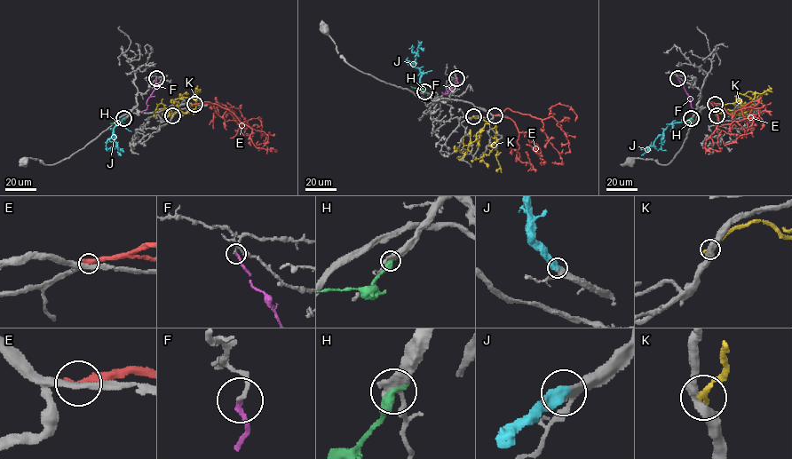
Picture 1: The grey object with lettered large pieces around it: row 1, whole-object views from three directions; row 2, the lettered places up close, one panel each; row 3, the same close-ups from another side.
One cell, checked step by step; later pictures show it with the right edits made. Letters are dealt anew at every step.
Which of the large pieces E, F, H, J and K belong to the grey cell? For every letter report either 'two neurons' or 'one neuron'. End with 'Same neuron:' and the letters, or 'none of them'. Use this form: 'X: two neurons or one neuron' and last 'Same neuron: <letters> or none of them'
E: two neurons
F: two neurons
H: two neurons
J: one neuron
K: two neurons
Same neuron: J

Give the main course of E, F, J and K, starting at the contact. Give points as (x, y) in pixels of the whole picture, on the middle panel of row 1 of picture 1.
E: (494, 115), (510, 108), (542, 119), (551, 116), (561, 126), (566, 139), (566, 133), (557, 125), (558, 123)
F: (456, 78), (457, 83), (447, 93), (441, 92)
J: (424, 91), (421, 86), (421, 72), (413, 64), (417, 48), (420, 48), (418, 42)
K: (473, 116), (491, 122), (485, 123), (477, 133), (476, 139), (465, 154), (458, 149), (455, 152), (455, 146)

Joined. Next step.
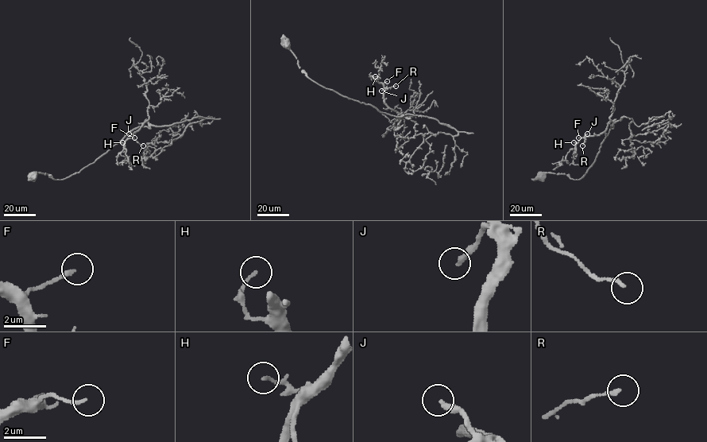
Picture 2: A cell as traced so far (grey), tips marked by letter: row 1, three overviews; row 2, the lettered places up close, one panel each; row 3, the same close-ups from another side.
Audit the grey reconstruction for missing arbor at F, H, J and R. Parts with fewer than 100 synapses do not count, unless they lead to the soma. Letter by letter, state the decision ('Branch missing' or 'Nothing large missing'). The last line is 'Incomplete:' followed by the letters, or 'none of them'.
F: Nothing large missing
H: Nothing large missing
J: Nothing large missing
R: Nothing large missing
Incomplete: none of them

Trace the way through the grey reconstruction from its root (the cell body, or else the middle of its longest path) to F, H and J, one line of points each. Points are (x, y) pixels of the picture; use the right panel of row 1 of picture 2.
F: (541, 175), (562, 173), (580, 179), (593, 164), (613, 122), (610, 121), (599, 135), (578, 137)
H: (541, 175), (562, 173), (580, 179), (593, 164), (613, 122), (610, 121), (599, 135), (573, 142)
J: (541, 175), (562, 173), (580, 179), (593, 164), (613, 122), (610, 121), (599, 135), (585, 137), (587, 133)

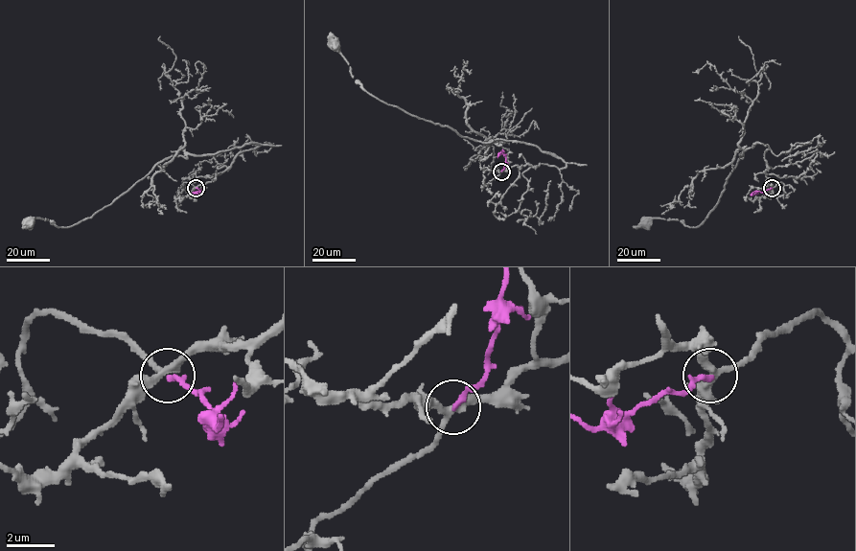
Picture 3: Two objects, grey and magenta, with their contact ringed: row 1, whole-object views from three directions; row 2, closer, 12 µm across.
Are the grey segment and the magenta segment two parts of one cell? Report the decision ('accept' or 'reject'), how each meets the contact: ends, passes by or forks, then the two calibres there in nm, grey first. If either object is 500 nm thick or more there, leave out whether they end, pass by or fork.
reject | grey forks | magenta ends | 280/200 nm

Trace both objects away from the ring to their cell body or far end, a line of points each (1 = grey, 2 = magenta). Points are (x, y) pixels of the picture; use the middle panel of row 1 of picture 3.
1: (500, 172), (526, 164), (566, 164), (535, 146), (474, 141), (388, 104), (352, 77), (335, 45)
2: (500, 172), (506, 159), (500, 153), (504, 151)

